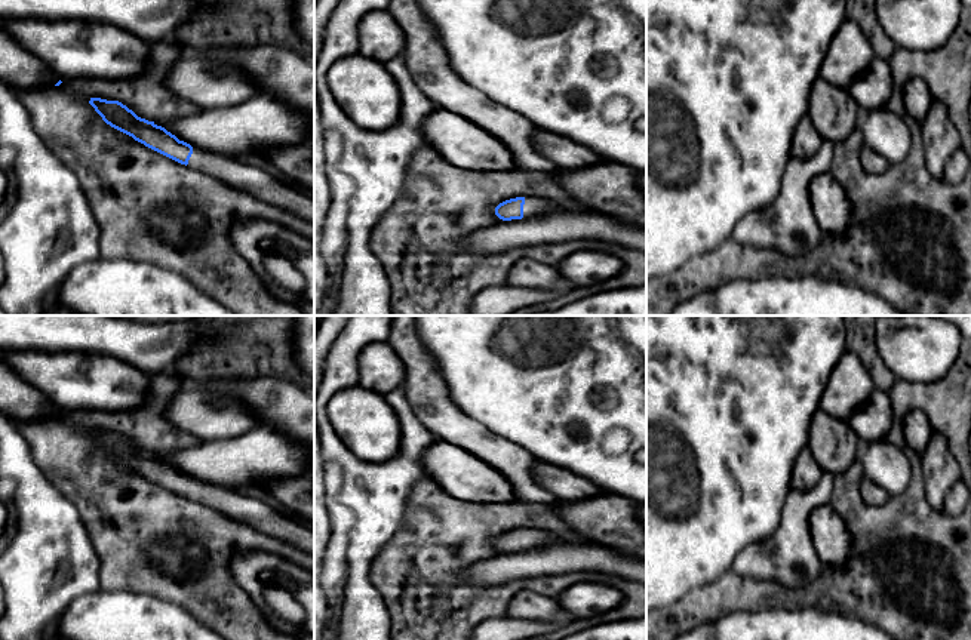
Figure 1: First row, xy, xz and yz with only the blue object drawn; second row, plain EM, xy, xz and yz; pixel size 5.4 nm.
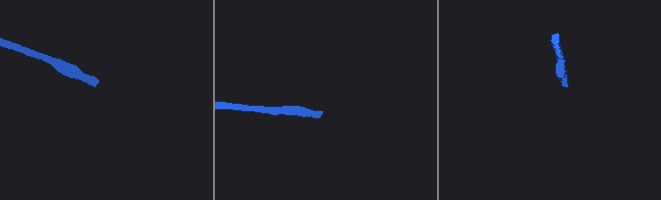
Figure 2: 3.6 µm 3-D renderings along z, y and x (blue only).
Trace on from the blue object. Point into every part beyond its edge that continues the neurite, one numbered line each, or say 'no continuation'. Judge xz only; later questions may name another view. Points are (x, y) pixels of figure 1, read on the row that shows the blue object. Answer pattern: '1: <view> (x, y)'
1: xz (532, 206)

